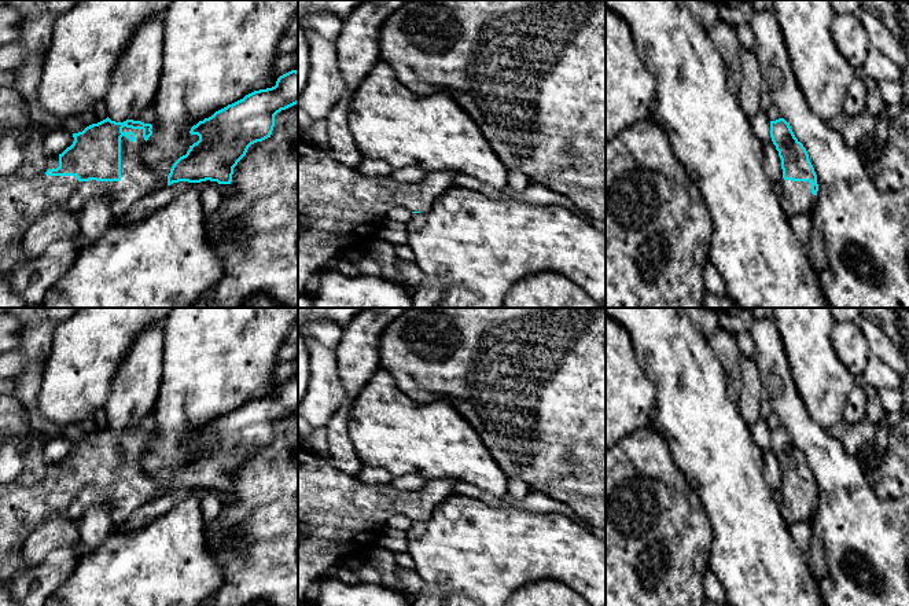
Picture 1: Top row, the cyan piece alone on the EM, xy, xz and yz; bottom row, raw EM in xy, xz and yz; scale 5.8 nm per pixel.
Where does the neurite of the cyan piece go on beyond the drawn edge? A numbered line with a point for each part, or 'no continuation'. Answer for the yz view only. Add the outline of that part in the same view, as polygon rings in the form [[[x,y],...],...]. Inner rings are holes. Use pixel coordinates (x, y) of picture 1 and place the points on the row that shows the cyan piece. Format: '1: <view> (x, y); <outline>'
1: yz (795, 197); [[[781,180],[780,203],[784,212],[791,214],[810,214],[814,207],[817,195],[812,194],[812,184],[809,181]]]

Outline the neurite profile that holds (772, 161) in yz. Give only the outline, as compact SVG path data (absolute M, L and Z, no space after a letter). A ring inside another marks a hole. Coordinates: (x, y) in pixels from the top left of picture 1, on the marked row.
M770 142L765 148L765 170L772 180L772 186L776 194L780 194L781 180L783 180L783 169L781 159L779 157L779 151L773 142Z

